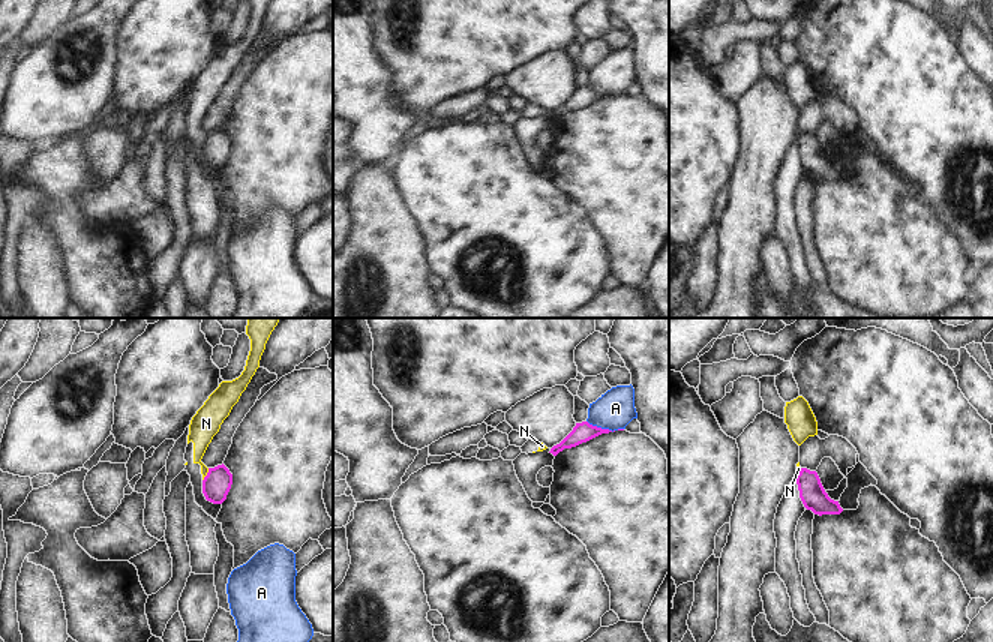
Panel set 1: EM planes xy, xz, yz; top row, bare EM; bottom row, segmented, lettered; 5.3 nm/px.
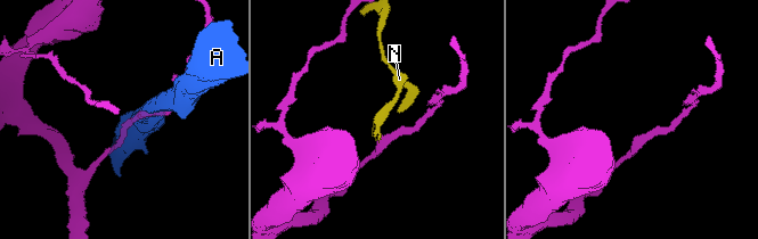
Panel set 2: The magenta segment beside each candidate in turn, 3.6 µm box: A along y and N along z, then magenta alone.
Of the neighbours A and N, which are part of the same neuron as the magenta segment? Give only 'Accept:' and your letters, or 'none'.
Accept: none

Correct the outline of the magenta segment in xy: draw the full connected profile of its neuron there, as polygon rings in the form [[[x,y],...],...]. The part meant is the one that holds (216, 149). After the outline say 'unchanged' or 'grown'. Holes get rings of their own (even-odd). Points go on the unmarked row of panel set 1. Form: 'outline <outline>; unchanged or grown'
outline [[[222,128],[214,132],[208,132],[207,140],[202,144],[202,158],[207,165],[213,168],[222,168],[232,148],[232,138]]]; unchanged

